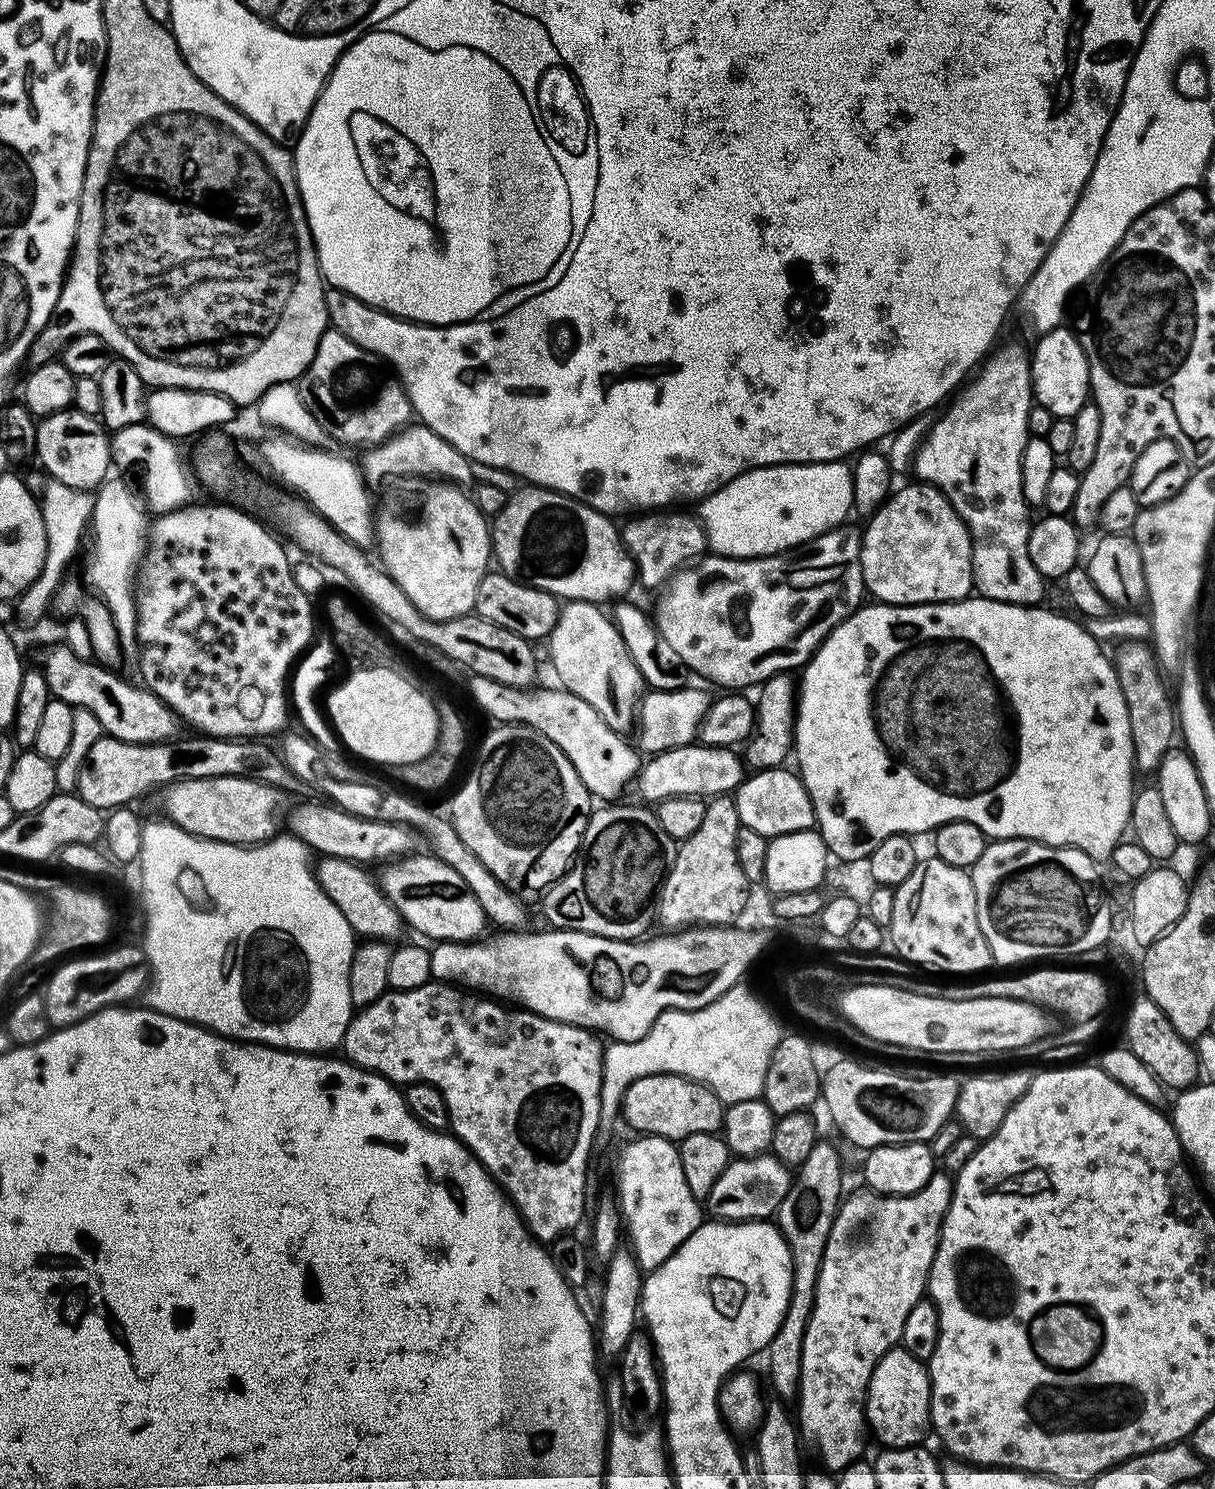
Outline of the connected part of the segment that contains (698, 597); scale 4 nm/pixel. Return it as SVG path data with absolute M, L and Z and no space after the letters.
M841 526L832 528L828 532L823 532L821 536L816 536L808 541L807 544L794 548L786 552L777 552L774 556L754 556L751 558L737 558L734 556L718 556L708 554L699 562L693 563L691 566L685 566L664 585L660 596L656 600L656 614L654 613L654 625L661 641L666 645L667 651L673 653L677 660L684 663L687 671L697 672L709 682L709 685L716 686L721 684L724 690L748 690L753 686L759 686L764 681L769 680L771 676L777 674L788 674L795 670L803 669L804 665L812 658L812 653L819 648L821 642L827 638L832 629L840 625L840 621L845 616L856 611L861 607L862 601L866 596L864 586L864 575L862 574L862 566L860 565L860 542L862 539L861 529L848 528L849 526Z

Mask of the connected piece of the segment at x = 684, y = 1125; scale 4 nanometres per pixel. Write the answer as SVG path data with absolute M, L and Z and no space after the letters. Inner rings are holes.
M673 1072L643 1076L624 1091L622 1120L636 1134L661 1136L673 1142L685 1140L690 1134L719 1133L724 1126L725 1105L705 1084L687 1080Z

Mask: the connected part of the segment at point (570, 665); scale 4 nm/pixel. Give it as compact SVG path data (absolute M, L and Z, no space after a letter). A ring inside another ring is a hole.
M567 601L556 613L556 624L546 637L548 656L562 688L588 702L616 732L628 734L638 720L646 683L626 648L613 617L598 604Z

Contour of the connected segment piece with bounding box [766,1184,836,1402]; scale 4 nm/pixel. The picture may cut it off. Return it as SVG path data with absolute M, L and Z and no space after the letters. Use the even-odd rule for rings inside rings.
M800 1188L800 1196L789 1190L782 1206L776 1211L774 1220L780 1233L786 1238L788 1249L792 1252L792 1293L786 1306L786 1314L778 1326L778 1334L767 1346L768 1376L772 1379L772 1388L779 1399L784 1402L795 1401L800 1391L800 1371L802 1370L802 1338L806 1338L806 1326L810 1322L810 1314L814 1310L814 1298L818 1286L818 1274L822 1266L822 1254L826 1250L826 1242L830 1238L830 1226L836 1213L832 1211L832 1200L824 1196L824 1188Z

